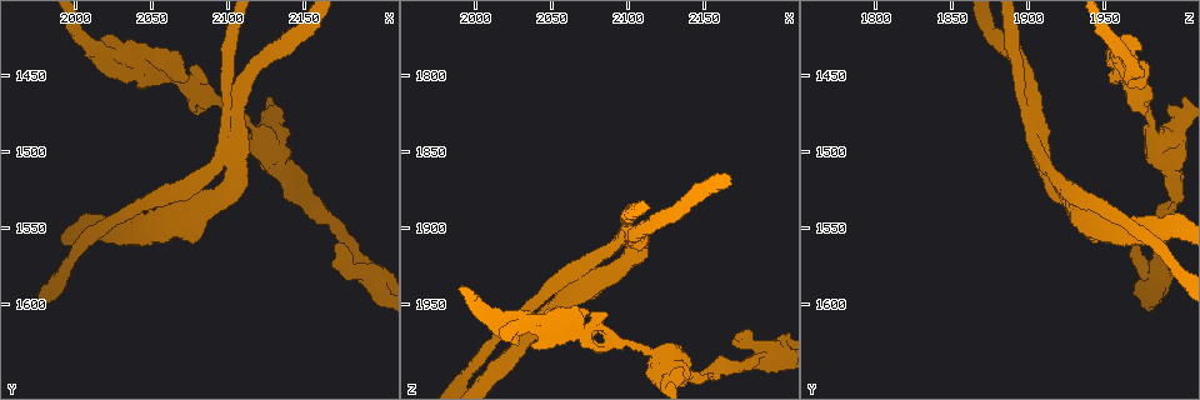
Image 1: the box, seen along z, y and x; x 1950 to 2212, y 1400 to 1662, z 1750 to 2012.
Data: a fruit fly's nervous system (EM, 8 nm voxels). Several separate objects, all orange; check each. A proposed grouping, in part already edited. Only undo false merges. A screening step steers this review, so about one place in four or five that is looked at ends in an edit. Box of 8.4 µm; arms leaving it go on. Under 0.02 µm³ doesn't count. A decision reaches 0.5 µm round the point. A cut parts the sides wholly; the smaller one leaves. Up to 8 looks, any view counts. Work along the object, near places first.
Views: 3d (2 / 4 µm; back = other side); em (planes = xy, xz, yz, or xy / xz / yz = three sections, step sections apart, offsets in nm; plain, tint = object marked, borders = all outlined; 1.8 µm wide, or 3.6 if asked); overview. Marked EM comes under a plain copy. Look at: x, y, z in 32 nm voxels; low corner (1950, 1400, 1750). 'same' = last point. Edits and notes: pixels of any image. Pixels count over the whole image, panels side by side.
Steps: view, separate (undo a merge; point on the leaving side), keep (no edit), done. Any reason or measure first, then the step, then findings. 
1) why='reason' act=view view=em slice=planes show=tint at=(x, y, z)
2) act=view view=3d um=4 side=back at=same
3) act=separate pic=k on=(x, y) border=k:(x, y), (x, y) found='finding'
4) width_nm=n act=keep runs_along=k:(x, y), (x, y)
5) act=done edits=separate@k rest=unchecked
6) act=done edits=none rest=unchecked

why='two arms at a narrow angle' act=view view=3d um=4 at=(2042, 1546, 1958)

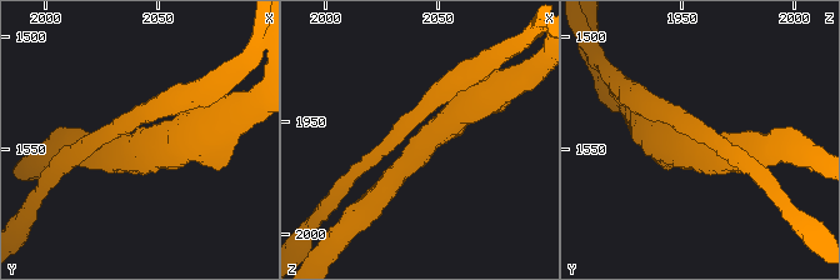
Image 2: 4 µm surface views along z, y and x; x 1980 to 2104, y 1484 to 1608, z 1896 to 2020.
why='now the EM' act=view view=em slice=yz step=8 show=tint at=(2043, 1547, 1960)

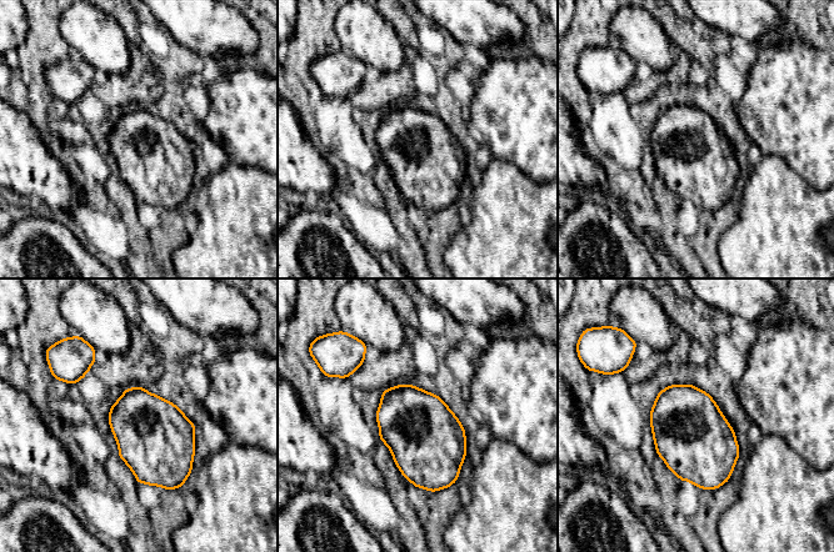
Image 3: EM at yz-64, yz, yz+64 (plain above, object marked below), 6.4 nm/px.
act=view view=em slice=planes show=tint at=same

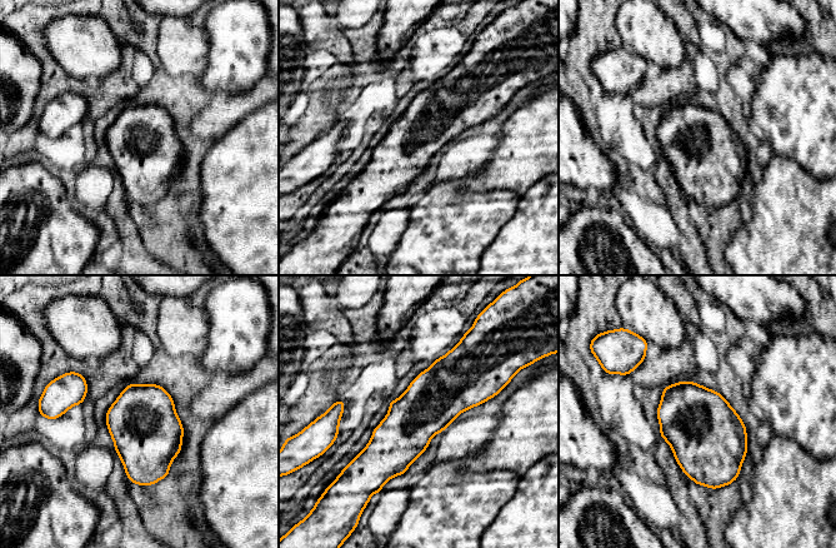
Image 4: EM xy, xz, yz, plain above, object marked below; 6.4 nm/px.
act=keep runs_along=4:(489, 389), (446, 389), (359, 459) found='one neuron here'

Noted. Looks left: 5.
why='sharp bend' act=view view=em slice=xy step=8 show=tint at=(2068, 1452, 1966)

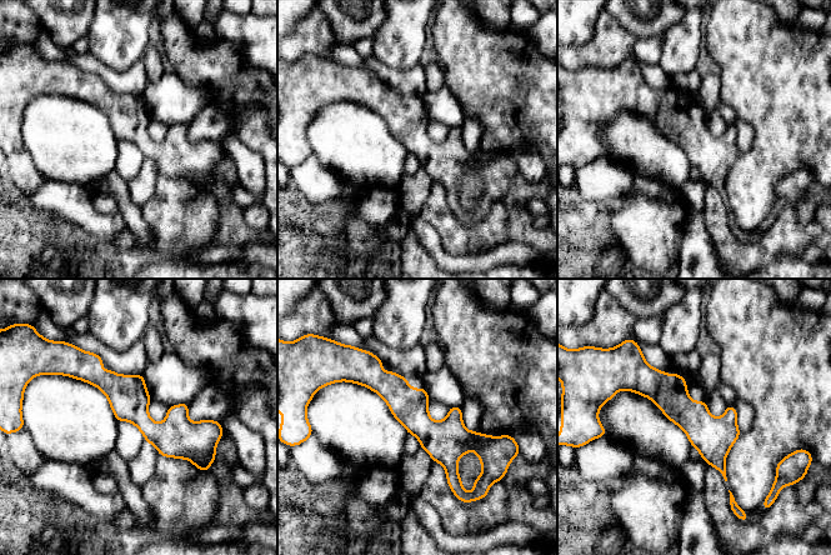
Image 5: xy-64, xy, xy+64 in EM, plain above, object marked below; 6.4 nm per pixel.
why='another direction' act=view view=em slice=planes show=tint at=same

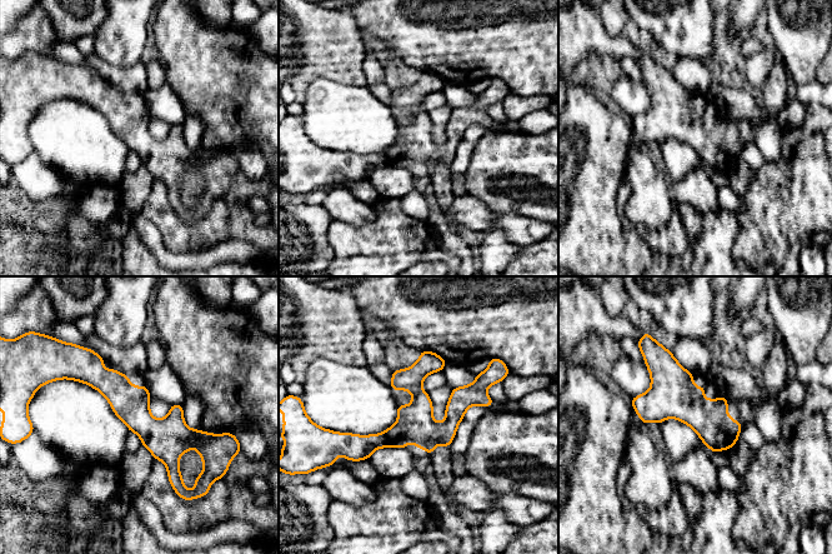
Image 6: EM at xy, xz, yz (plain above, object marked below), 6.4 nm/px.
act=keep runs_along=6:(485, 383), (439, 432), (346, 435) found='all the same neuron'

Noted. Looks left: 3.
why='two arms at a narrow angle' act=view view=em slice=planes show=tint at=(2190, 1580, 1982)

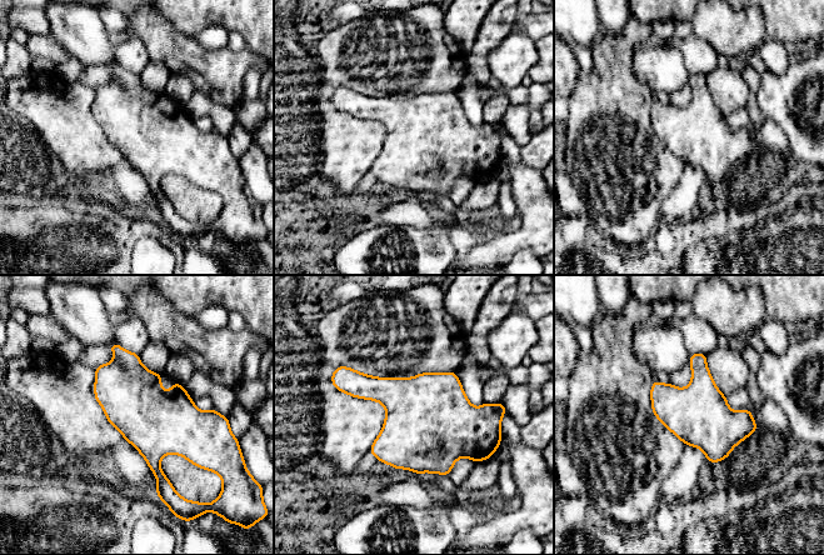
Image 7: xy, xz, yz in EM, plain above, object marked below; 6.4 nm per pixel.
act=keep found='one neuron here'

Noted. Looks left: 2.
act=done edits=none rest=unchecked

